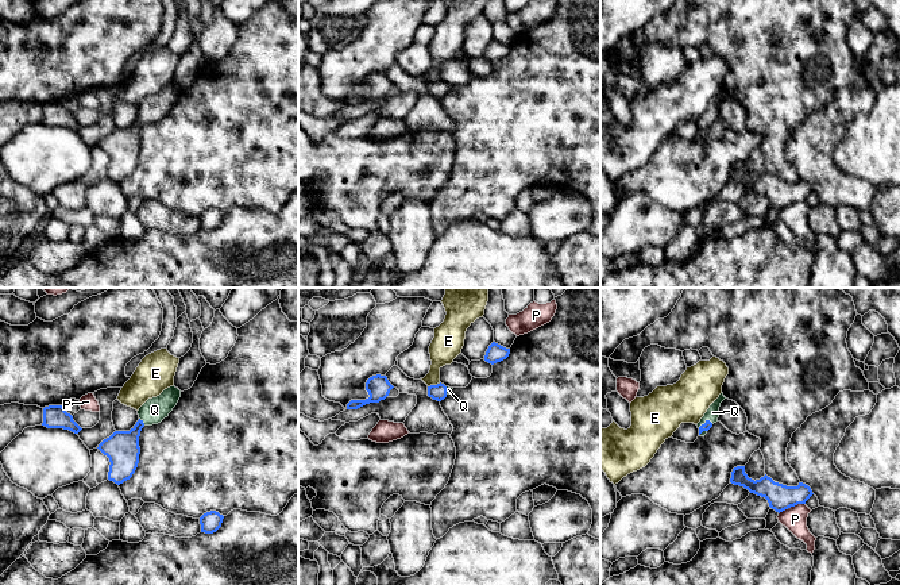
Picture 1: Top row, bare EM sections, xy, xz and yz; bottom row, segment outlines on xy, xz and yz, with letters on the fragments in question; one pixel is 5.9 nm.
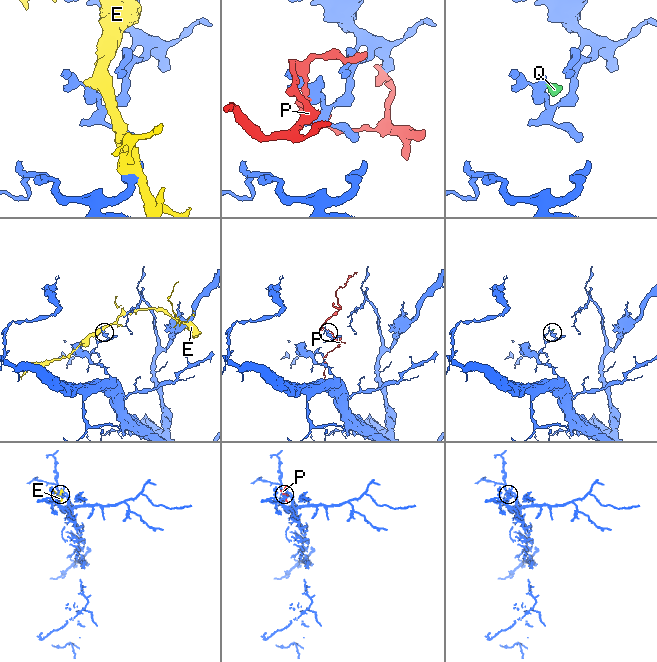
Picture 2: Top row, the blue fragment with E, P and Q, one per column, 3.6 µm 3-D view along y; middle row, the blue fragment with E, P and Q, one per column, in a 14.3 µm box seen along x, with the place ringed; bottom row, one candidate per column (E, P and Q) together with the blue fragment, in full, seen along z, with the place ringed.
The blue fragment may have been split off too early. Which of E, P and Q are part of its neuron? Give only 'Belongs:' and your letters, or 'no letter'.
Belongs: Q

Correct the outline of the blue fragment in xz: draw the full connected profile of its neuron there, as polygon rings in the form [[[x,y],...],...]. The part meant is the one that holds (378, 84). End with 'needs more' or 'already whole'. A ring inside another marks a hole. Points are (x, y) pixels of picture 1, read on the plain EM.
[[[372,73],[366,80],[366,88],[368,89],[370,95],[366,97],[351,97],[347,101],[347,107],[358,107],[370,100],[379,100],[389,93],[393,85],[394,84],[389,80],[386,73]]]; already whole

